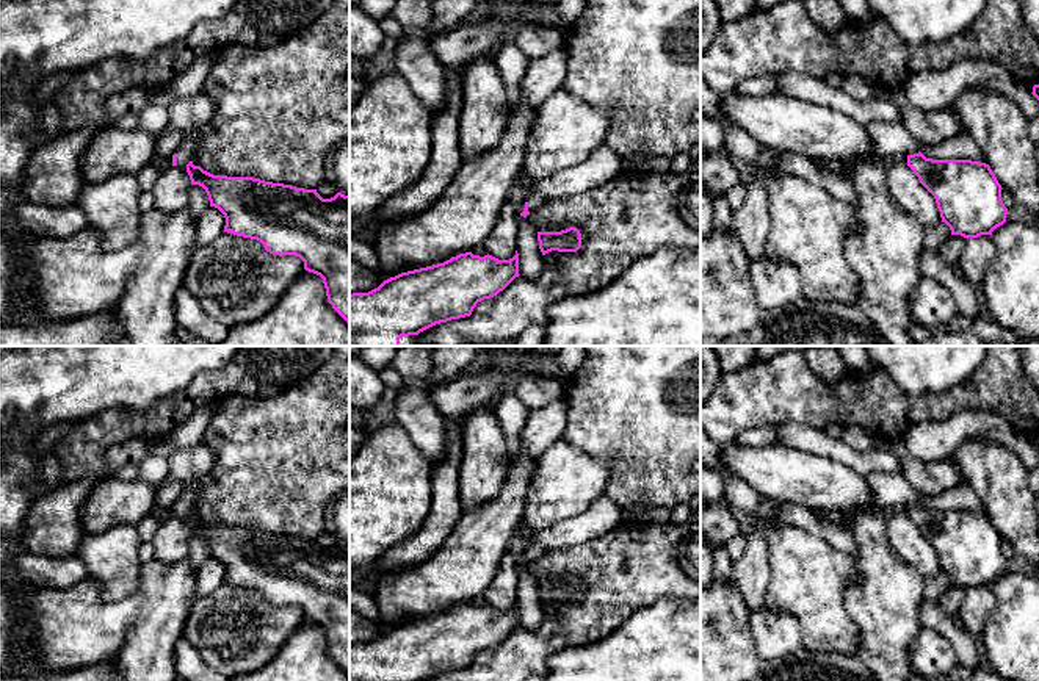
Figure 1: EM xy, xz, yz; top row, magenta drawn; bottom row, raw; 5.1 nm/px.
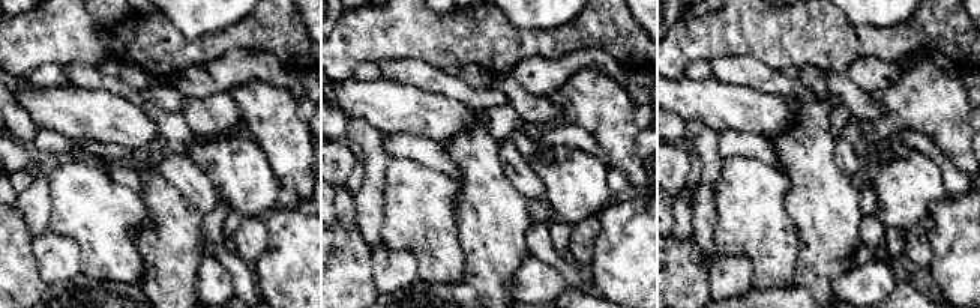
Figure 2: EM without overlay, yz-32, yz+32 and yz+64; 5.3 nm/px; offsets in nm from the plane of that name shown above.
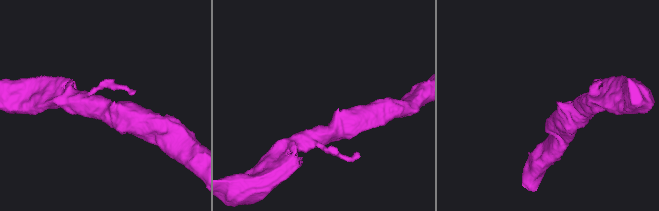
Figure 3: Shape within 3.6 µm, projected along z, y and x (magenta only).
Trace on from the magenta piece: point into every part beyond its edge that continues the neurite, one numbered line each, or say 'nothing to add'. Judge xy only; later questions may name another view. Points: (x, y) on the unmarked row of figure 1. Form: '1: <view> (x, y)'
1: xy (185, 504)

